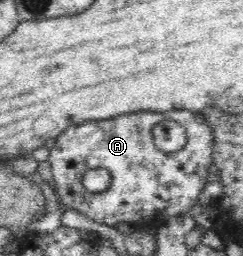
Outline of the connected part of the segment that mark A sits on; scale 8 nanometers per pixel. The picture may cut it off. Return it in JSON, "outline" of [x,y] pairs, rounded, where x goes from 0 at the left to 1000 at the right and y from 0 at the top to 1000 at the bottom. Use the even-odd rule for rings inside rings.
{"outline":[[[704,430],[695,438],[588,434],[498,445],[494,453],[374,477],[342,477],[317,492],[284,492],[230,539],[222,574],[206,582],[198,629],[210,645],[222,734],[239,801],[267,824],[300,813],[333,836],[432,883],[473,875],[630,875],[658,879],[695,848],[774,828],[815,793],[827,742],[852,723],[852,660],[877,637],[881,523],[823,438],[786,430]],[[671,469],[720,469],[770,520],[770,563],[720,598],[687,602],[634,566],[630,500]],[[383,656],[436,656],[461,707],[424,750],[366,754],[342,727],[342,680]]]}

